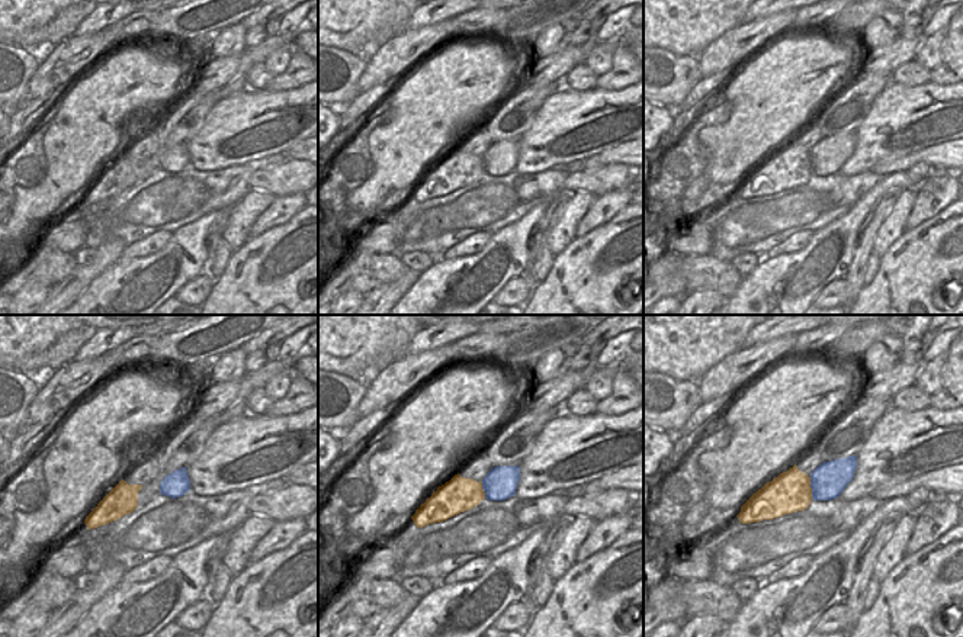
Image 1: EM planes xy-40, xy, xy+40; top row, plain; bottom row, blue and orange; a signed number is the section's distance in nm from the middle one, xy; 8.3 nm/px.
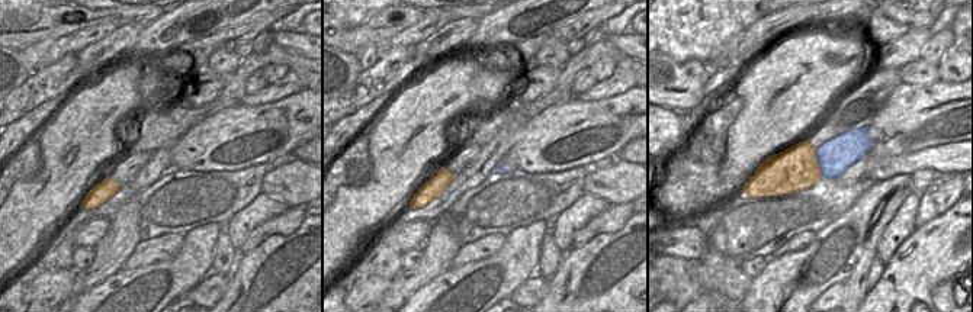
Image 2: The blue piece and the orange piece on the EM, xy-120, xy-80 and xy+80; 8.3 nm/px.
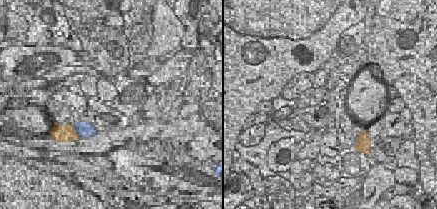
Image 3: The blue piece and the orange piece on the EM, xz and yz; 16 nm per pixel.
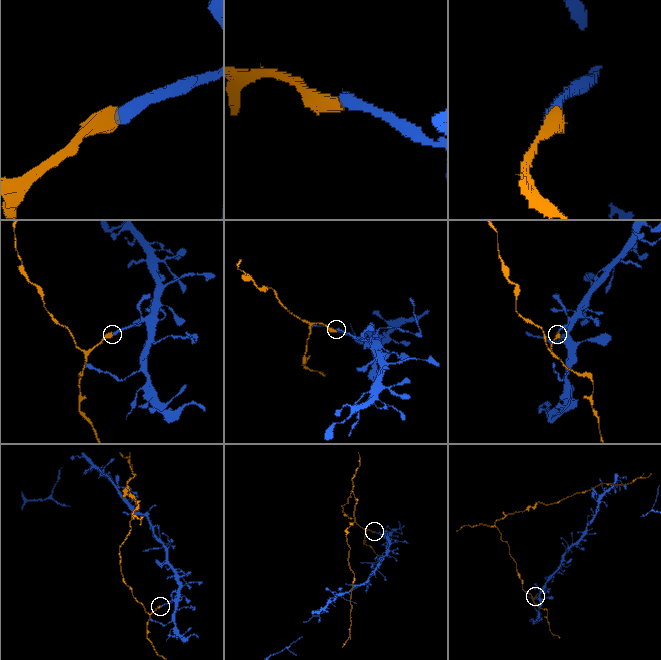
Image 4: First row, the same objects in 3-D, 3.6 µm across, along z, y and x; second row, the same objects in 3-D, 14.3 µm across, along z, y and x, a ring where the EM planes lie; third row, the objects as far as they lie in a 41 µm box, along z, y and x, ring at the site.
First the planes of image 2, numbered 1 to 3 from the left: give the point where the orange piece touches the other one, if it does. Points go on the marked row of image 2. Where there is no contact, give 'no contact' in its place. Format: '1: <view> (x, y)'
1: no contact
2: no contact
3: xy+80 (818, 163)

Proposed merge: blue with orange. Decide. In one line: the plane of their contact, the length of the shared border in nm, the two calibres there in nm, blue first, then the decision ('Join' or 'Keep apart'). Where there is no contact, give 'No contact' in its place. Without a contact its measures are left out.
Touches blue in xy+40. Shared border 180 nm. Thickness 280 nm (blue) against 340 nm. Keep apart

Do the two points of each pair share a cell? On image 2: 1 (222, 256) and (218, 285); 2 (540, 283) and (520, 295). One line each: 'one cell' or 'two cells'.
1: two cells
2: one cell

